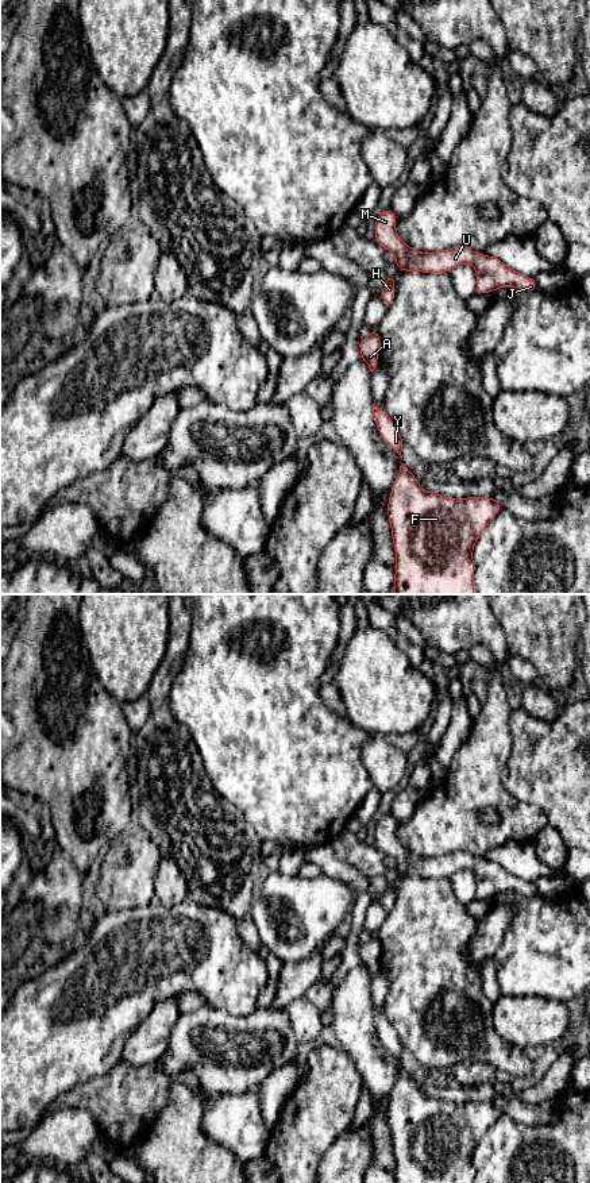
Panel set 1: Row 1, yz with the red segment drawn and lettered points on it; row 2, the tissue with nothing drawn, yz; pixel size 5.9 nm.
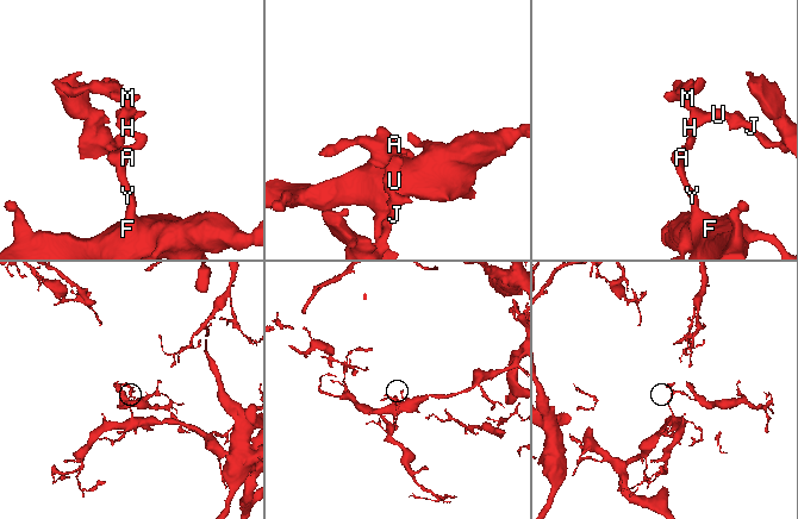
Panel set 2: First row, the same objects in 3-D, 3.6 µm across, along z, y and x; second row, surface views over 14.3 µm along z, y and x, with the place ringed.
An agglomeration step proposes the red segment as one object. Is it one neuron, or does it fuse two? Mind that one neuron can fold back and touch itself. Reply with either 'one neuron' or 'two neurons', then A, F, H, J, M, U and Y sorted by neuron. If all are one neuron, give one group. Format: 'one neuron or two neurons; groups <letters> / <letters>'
two neurons; groups A F Y / H J M U

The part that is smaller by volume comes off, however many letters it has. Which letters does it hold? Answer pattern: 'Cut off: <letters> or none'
Cut off: H, J, M, U

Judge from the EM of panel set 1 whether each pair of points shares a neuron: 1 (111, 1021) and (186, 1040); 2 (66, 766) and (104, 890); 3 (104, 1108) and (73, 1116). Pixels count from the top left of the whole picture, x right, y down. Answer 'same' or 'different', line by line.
1: different
2: different
3: different

